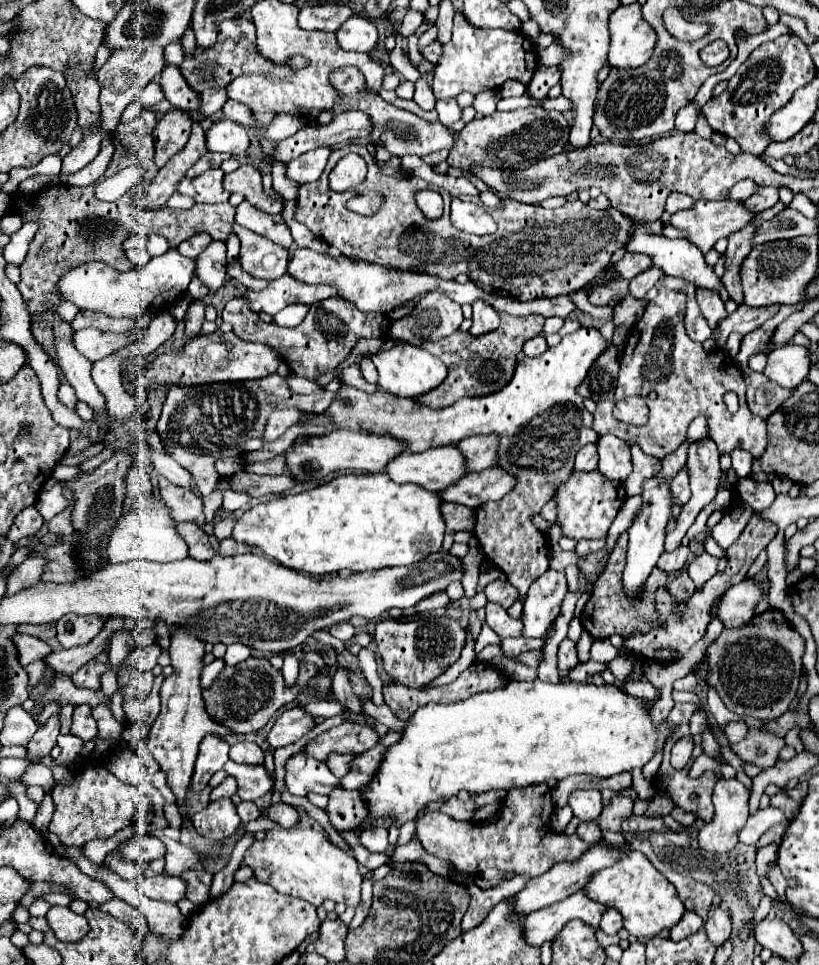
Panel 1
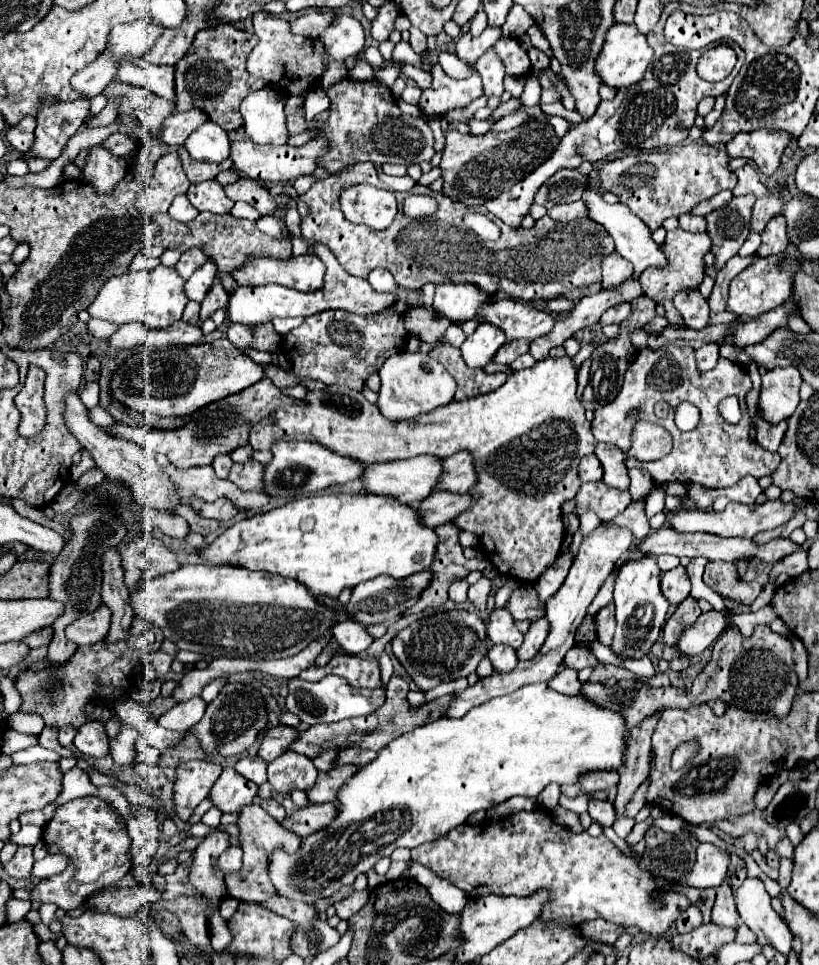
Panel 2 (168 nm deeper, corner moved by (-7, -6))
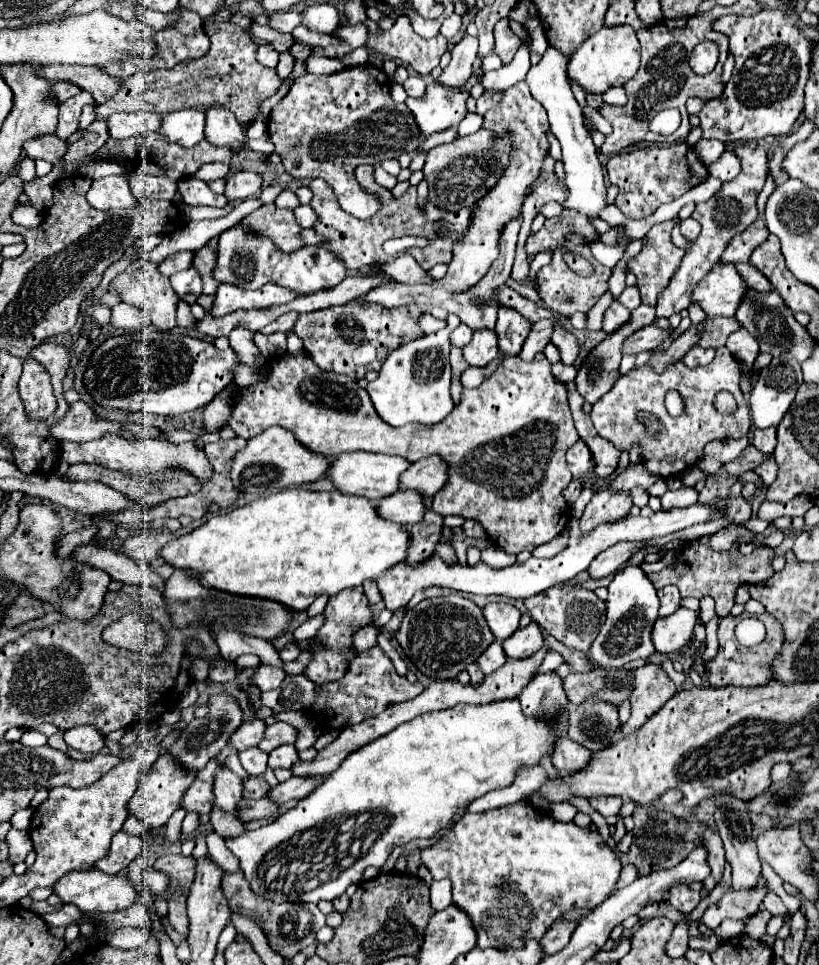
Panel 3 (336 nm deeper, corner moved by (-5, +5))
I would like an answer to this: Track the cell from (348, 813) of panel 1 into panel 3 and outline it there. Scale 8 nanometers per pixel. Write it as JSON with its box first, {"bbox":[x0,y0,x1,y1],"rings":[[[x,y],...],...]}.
{"bbox":[240,798,280,822],"rings":[[[262,798],[262,800],[242,800],[240,802],[240,818],[250,822],[250,820],[262,820],[262,818],[270,818],[278,812],[280,804],[274,804],[270,798]]]}

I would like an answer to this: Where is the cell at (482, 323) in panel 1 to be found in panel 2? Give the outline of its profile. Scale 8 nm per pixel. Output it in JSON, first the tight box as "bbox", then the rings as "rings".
{"bbox":[460,323,506,369],"rings":[[[482,323],[482,325],[478,325],[478,329],[474,331],[472,337],[466,337],[460,351],[462,351],[464,363],[468,367],[480,369],[494,359],[500,345],[504,345],[504,343],[506,343],[504,333],[498,327],[492,327],[490,323]]]}

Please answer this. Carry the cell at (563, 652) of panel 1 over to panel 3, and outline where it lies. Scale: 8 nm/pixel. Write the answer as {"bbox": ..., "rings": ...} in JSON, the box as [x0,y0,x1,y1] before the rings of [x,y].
{"bbox":[518,670,568,716],"rings":[[[554,670],[548,674],[536,674],[518,698],[526,716],[554,716],[568,704],[562,678]]]}

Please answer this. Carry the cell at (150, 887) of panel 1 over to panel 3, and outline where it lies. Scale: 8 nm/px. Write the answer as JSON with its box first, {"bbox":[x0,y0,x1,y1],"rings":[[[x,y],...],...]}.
{"bbox":[54,870,138,912],"rings":[[[86,870],[86,872],[70,872],[68,876],[62,876],[62,880],[54,886],[54,892],[62,898],[66,904],[76,904],[82,912],[110,912],[128,908],[138,900],[136,886],[118,874],[104,874],[98,870]]]}

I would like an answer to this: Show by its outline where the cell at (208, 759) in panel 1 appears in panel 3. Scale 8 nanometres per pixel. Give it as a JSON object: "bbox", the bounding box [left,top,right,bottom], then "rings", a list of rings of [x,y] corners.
{"bbox":[128,752,194,826],"rings":[[[166,752],[152,764],[148,774],[140,776],[138,788],[128,804],[128,810],[148,826],[164,826],[168,818],[182,806],[182,792],[186,792],[186,788],[190,788],[192,782],[194,782],[194,772],[182,768],[182,764],[178,764],[178,760],[174,760]]]}

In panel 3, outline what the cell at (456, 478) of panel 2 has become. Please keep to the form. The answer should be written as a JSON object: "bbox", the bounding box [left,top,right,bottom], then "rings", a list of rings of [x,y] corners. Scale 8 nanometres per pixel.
{"bbox":[402,456,446,498],"rings":[[[440,456],[422,458],[402,474],[402,490],[418,490],[426,498],[432,498],[442,484],[446,484],[446,460]]]}

